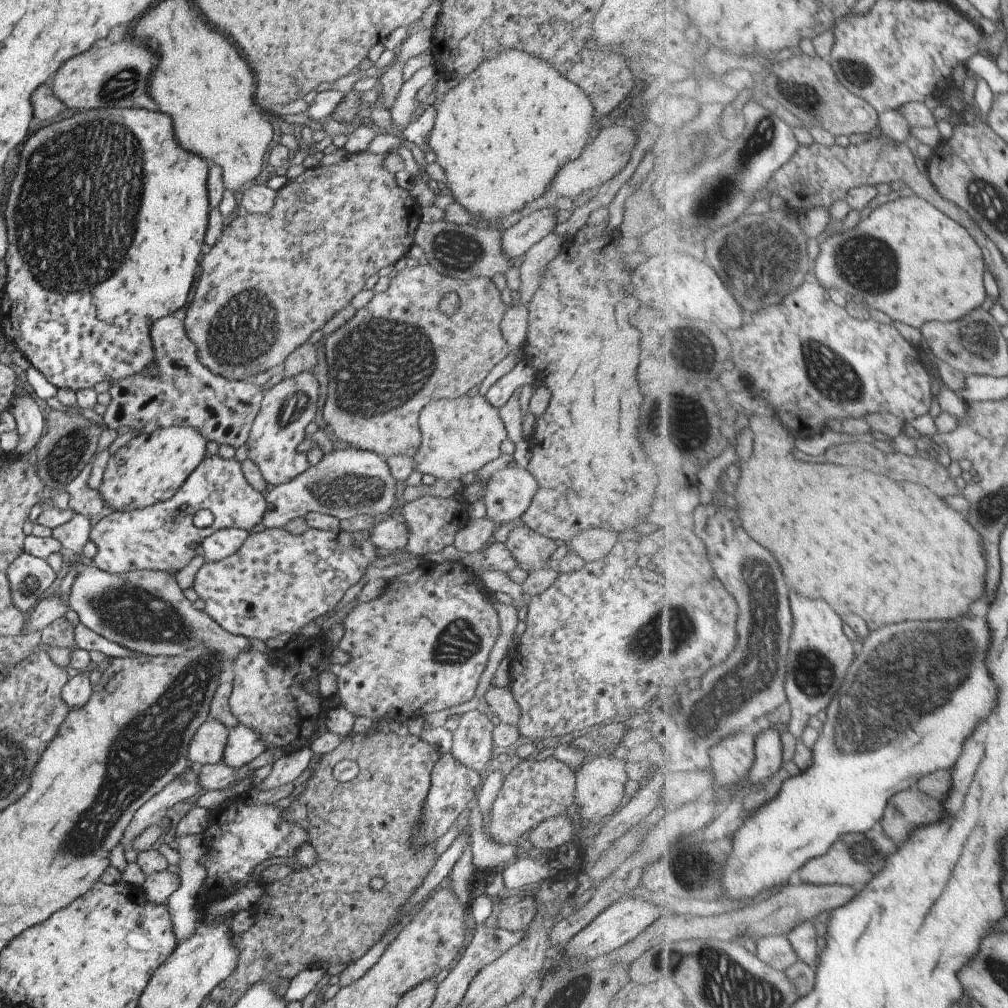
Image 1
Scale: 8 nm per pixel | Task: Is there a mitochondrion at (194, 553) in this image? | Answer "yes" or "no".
no

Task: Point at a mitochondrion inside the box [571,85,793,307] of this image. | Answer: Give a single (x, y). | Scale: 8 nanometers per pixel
(763, 134)

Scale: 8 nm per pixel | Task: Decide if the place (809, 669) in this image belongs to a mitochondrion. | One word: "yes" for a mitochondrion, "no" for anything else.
yes

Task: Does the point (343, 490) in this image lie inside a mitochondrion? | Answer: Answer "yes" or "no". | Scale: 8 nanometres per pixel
yes

